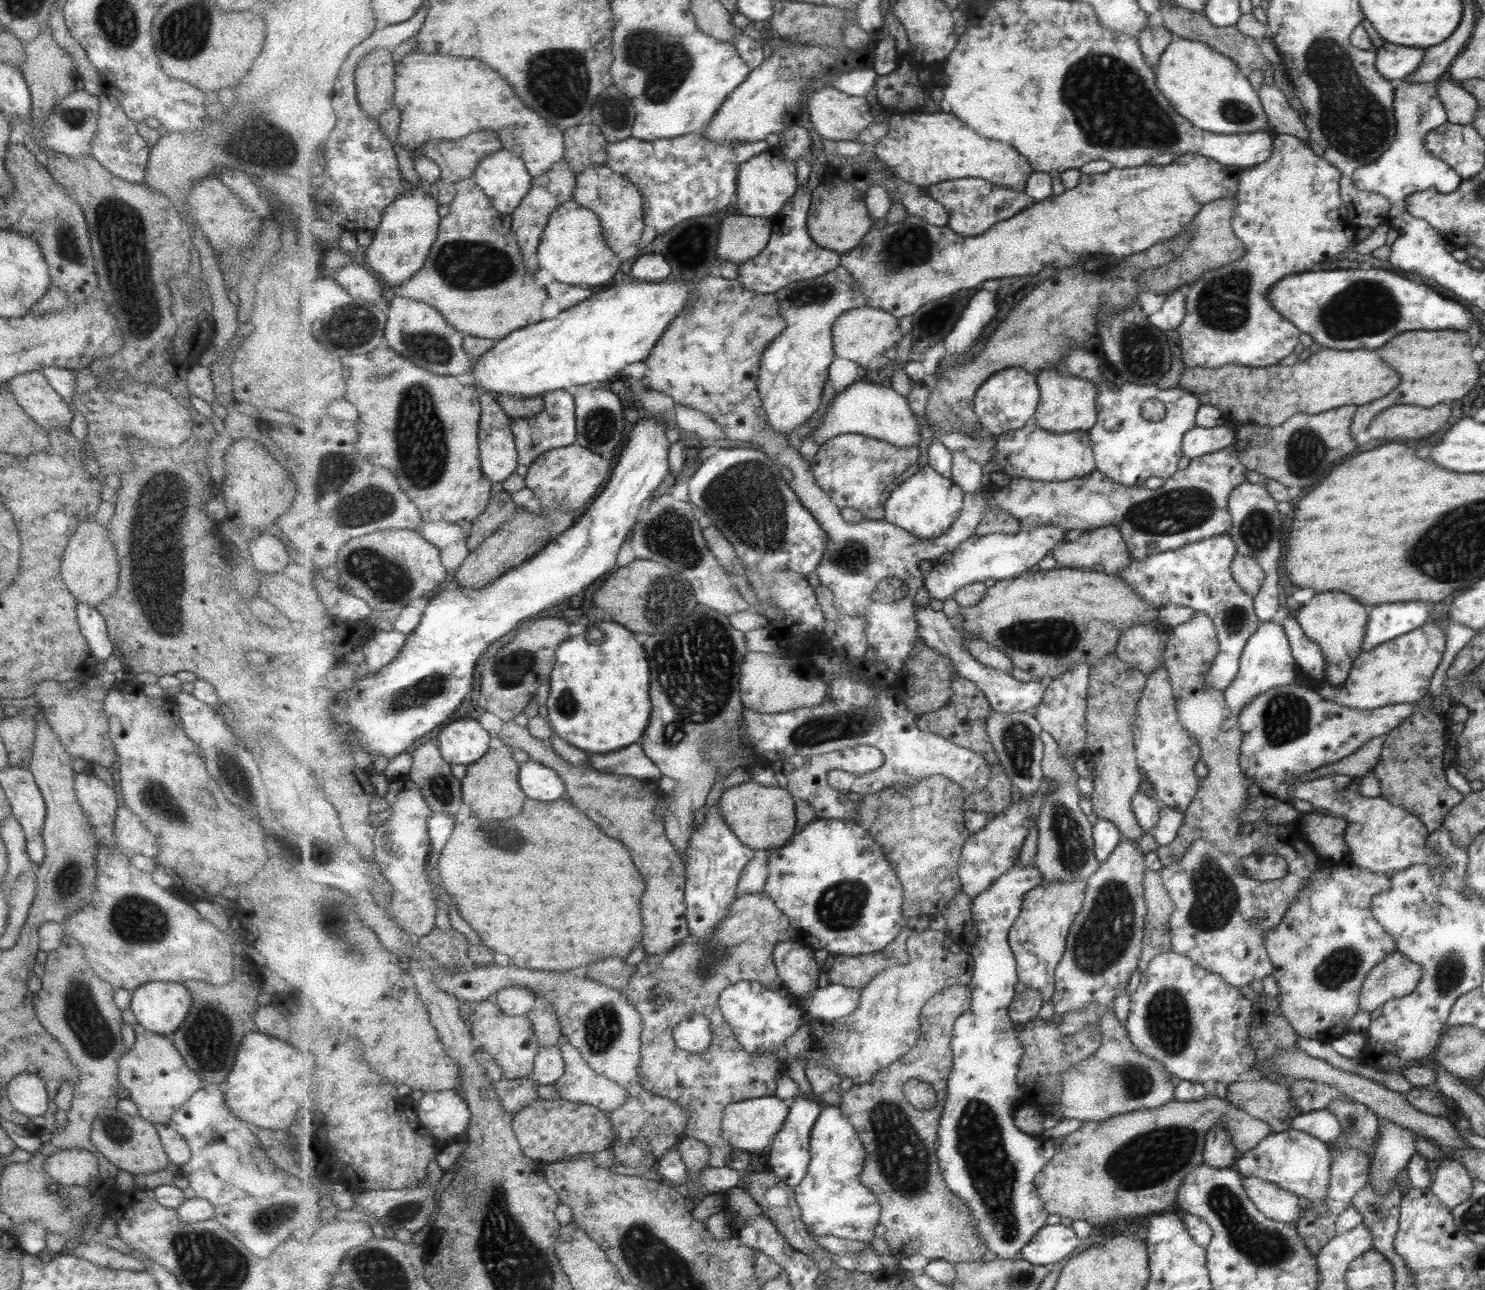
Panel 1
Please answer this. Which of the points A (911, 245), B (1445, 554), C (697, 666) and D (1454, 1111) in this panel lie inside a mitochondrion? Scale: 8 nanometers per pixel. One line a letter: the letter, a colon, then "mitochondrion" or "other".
A: mitochondrion
B: mitochondrion
C: mitochondrion
D: other

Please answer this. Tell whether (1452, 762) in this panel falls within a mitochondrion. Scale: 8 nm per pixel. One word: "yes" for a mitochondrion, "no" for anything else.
no

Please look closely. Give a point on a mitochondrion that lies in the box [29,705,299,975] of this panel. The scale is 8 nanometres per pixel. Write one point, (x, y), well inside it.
(136, 920)

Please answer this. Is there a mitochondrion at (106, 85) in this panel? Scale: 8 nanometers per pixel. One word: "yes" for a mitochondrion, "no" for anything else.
no

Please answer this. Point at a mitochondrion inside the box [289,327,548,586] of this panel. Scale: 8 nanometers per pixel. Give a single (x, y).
(420, 446)

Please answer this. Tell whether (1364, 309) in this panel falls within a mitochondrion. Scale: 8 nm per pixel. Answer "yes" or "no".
yes

